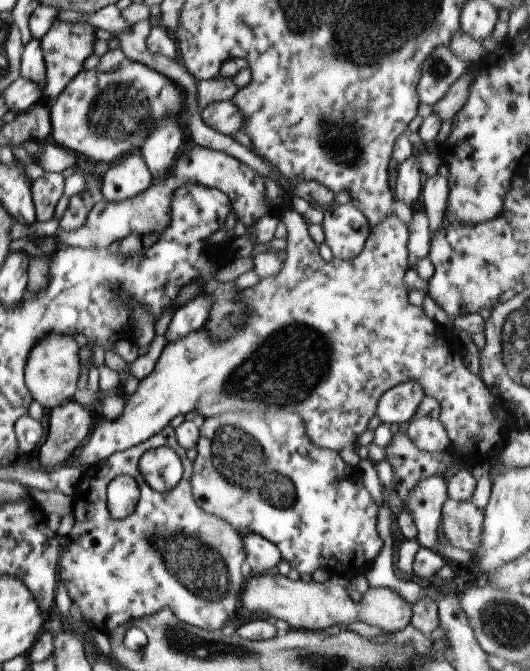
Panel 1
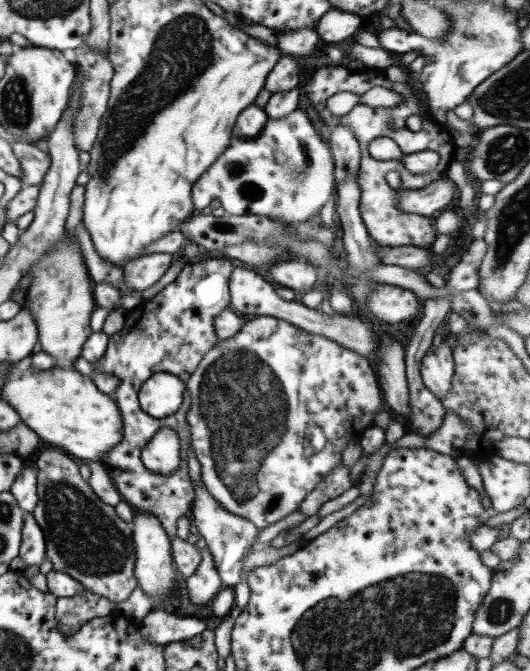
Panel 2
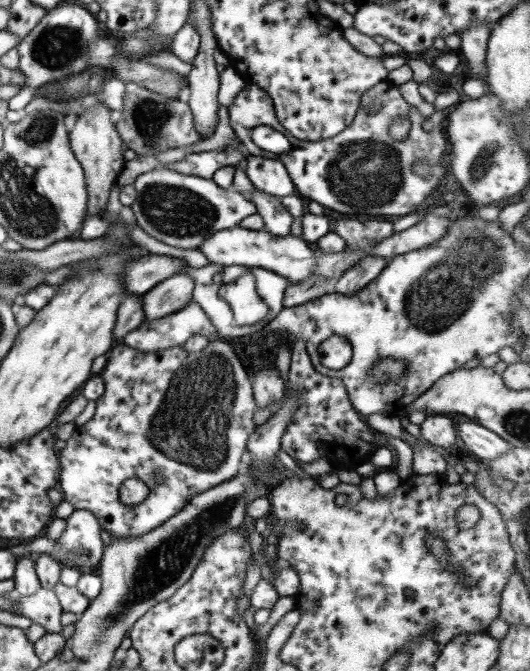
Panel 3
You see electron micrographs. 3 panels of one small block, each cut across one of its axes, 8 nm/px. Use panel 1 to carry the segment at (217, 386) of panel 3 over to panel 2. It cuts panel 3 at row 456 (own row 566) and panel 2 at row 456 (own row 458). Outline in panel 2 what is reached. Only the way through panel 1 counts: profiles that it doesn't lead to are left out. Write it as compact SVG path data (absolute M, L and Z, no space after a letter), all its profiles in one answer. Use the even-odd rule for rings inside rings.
M225 258L199 260L184 264L176 279L152 298L125 312L124 326L110 336L104 356L92 363L95 373L102 372L119 378L120 384L111 396L116 401L123 420L123 437L105 456L106 472L123 500L136 511L153 514L163 525L170 539L176 537L176 522L188 516L193 508L195 490L188 475L188 448L191 433L186 415L191 405L188 389L183 392L183 403L171 416L149 418L139 405L138 391L148 377L166 372L178 377L185 384L200 365L204 355L214 347L219 338L215 331L215 318L231 306L229 280L234 264ZM160 427L168 427L179 436L181 465L168 476L148 470L141 460L142 447Z

